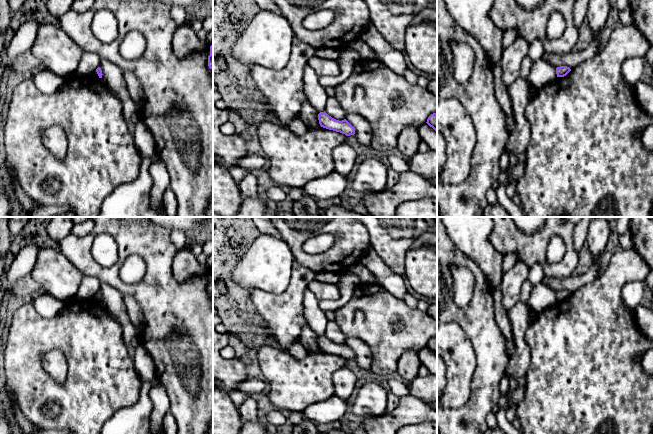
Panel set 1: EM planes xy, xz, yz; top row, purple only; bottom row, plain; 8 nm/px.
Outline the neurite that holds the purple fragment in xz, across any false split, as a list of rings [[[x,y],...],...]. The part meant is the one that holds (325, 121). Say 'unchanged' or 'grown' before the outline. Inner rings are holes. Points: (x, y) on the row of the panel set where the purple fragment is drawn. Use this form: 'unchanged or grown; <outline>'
unchanged; [[[325,111],[318,114],[318,120],[321,127],[340,132],[346,136],[354,135],[355,128],[346,120],[336,120],[329,116]]]

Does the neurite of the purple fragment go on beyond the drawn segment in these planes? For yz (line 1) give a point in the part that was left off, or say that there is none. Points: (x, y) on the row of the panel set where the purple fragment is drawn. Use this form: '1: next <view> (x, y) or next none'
1: next none

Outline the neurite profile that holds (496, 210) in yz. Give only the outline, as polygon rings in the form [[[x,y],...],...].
[[[498,203],[487,204],[482,217],[510,217],[509,213]]]

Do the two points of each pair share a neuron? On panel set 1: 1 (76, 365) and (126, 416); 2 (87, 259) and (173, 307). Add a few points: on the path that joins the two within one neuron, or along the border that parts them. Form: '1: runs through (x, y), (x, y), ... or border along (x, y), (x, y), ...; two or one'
1: border along (139, 396), (135, 403), (119, 408), (104, 423); two
2: runs through (108, 275), (125, 289), (152, 293); one

